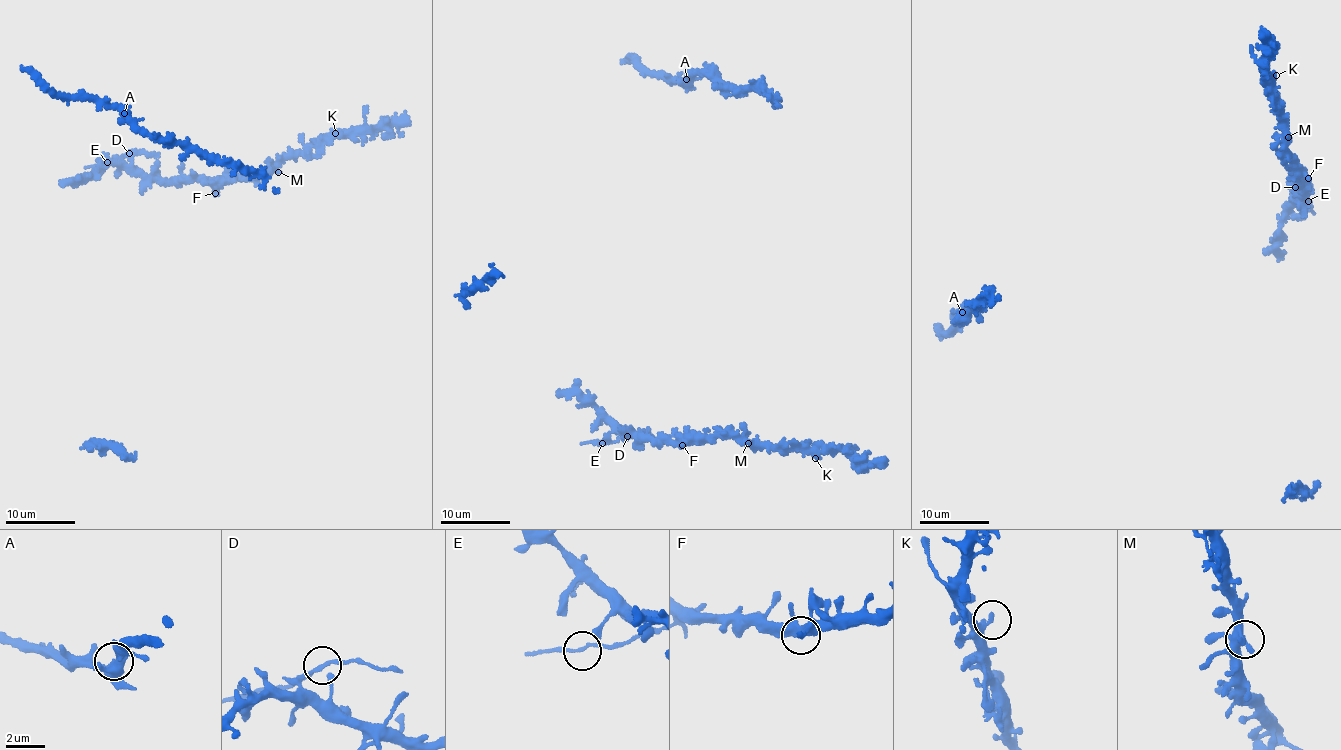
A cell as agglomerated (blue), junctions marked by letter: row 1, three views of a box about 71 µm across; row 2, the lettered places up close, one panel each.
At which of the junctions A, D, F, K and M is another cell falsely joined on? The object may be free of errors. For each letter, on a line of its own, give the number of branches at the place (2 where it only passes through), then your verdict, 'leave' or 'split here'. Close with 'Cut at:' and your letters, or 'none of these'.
A: 3 | leave
D: 3 | split here
F: 1 | leave
K: 2 | leave
M: 2 | leave
Cut at: D

